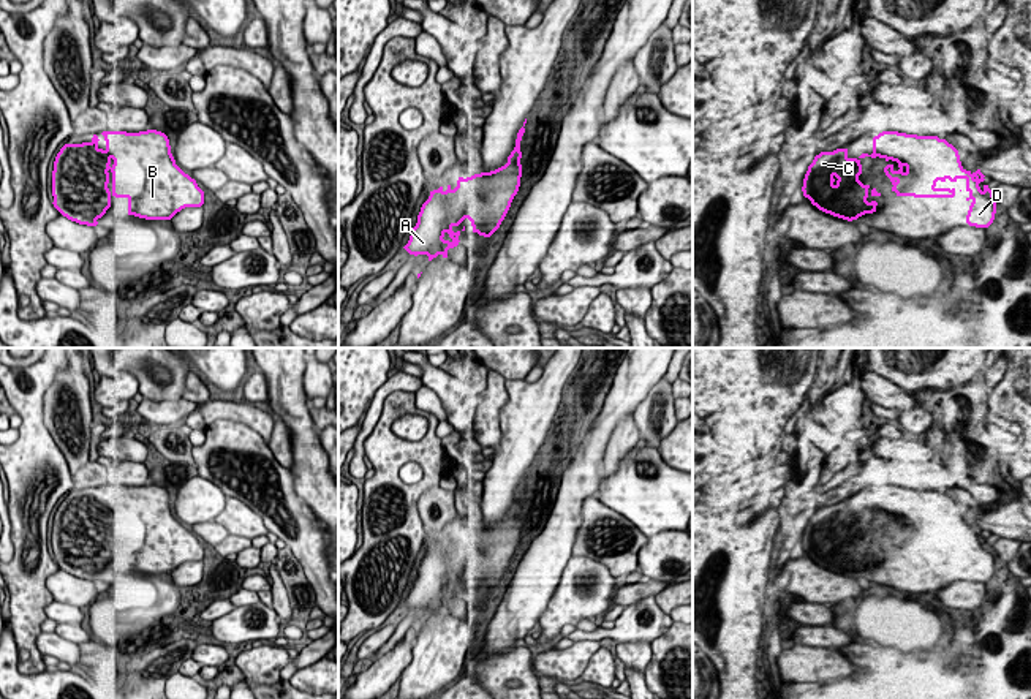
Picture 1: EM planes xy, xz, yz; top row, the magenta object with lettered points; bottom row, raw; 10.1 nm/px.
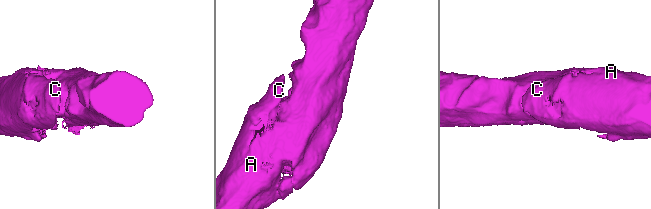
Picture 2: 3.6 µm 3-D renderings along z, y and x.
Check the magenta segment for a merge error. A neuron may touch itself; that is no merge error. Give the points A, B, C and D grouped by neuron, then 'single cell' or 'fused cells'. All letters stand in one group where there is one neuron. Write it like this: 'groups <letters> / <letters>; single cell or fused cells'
groups A B C D; single cell

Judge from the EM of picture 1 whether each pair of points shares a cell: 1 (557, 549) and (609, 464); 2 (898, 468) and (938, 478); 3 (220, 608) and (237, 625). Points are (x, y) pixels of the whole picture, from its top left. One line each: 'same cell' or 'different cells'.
1: different cells
2: same cell
3: different cells

